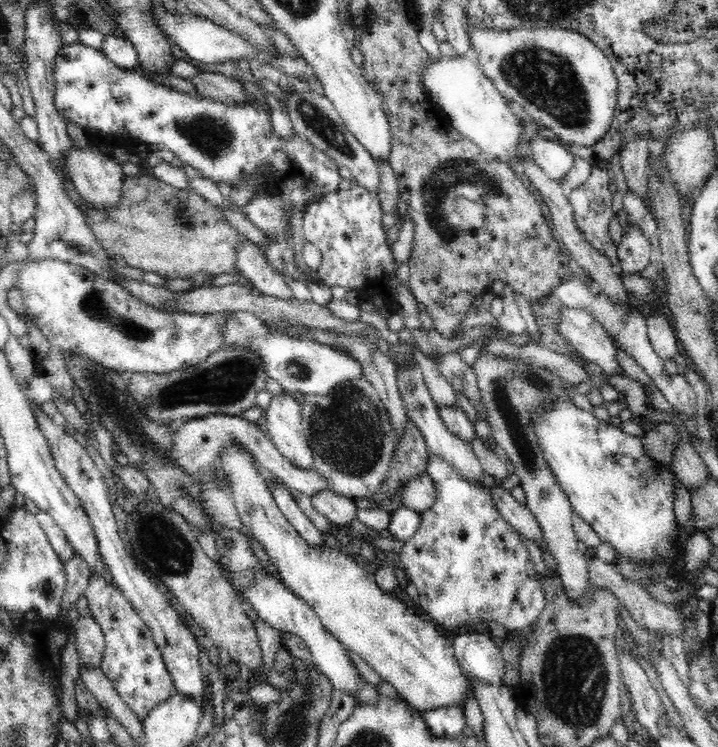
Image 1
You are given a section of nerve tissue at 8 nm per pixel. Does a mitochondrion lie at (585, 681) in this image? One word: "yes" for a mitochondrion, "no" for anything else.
yes

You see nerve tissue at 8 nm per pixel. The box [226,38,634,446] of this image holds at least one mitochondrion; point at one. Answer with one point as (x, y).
(546, 78)

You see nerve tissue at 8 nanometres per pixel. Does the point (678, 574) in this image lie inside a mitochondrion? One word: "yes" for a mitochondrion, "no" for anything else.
no

